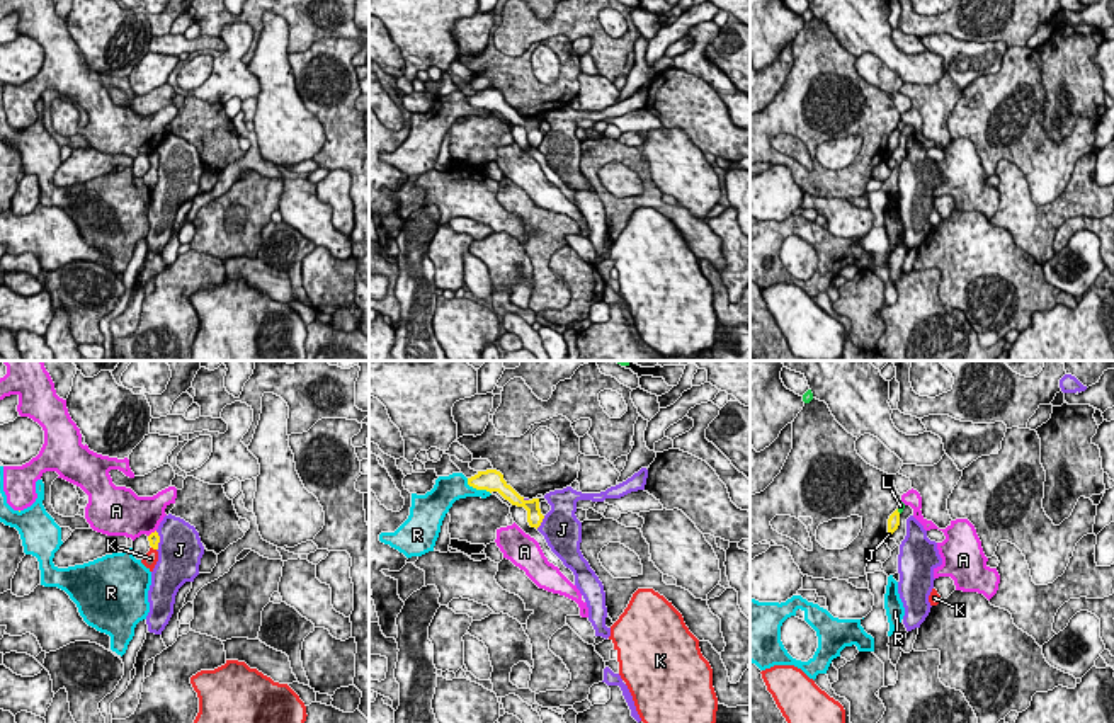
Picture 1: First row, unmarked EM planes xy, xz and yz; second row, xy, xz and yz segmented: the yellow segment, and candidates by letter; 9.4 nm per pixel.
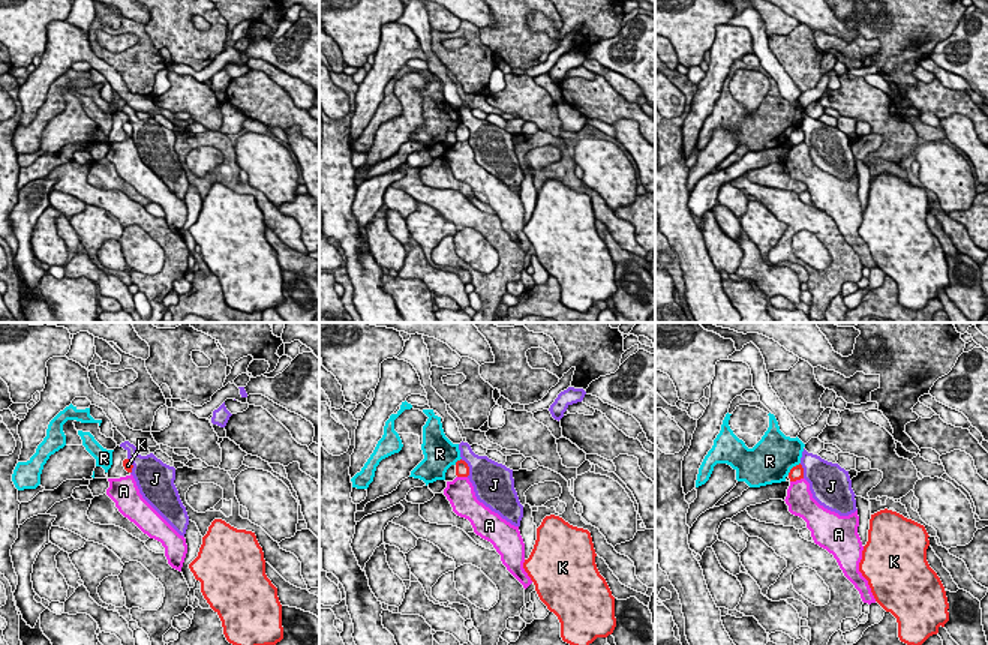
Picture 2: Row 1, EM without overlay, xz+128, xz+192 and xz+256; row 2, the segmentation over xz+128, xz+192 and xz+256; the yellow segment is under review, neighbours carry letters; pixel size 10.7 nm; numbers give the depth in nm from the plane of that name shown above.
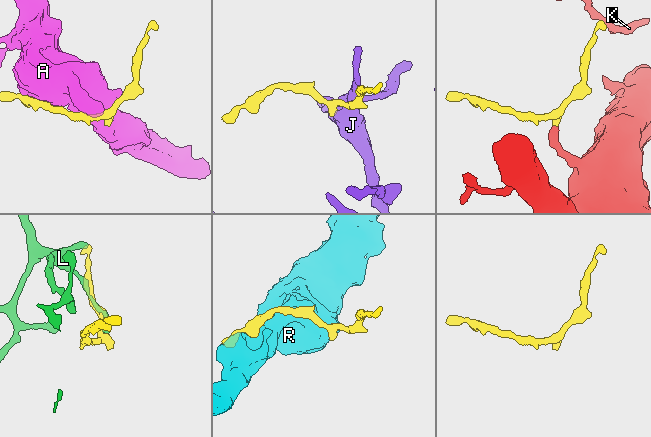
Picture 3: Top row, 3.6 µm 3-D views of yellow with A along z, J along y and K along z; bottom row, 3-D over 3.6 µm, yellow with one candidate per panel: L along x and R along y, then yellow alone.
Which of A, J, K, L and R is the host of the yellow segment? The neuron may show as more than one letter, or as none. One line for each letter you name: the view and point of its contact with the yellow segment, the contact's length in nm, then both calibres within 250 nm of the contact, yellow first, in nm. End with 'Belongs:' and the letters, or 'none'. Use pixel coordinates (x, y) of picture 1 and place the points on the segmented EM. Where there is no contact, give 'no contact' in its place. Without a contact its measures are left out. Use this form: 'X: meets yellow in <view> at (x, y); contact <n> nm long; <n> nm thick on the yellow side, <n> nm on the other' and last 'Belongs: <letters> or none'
K: meets yellow in xy at (153, 548); contact 60 nm long; 120 nm thick on the yellow side, 140 nm on the other
Belongs: K

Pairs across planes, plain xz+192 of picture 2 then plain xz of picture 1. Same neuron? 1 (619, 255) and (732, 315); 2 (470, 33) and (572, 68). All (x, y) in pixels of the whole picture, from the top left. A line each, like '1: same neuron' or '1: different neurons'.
1: same neuron
2: same neuron

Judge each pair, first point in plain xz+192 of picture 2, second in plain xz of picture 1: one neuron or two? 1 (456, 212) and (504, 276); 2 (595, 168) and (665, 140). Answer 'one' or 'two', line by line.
1: two
2: one

